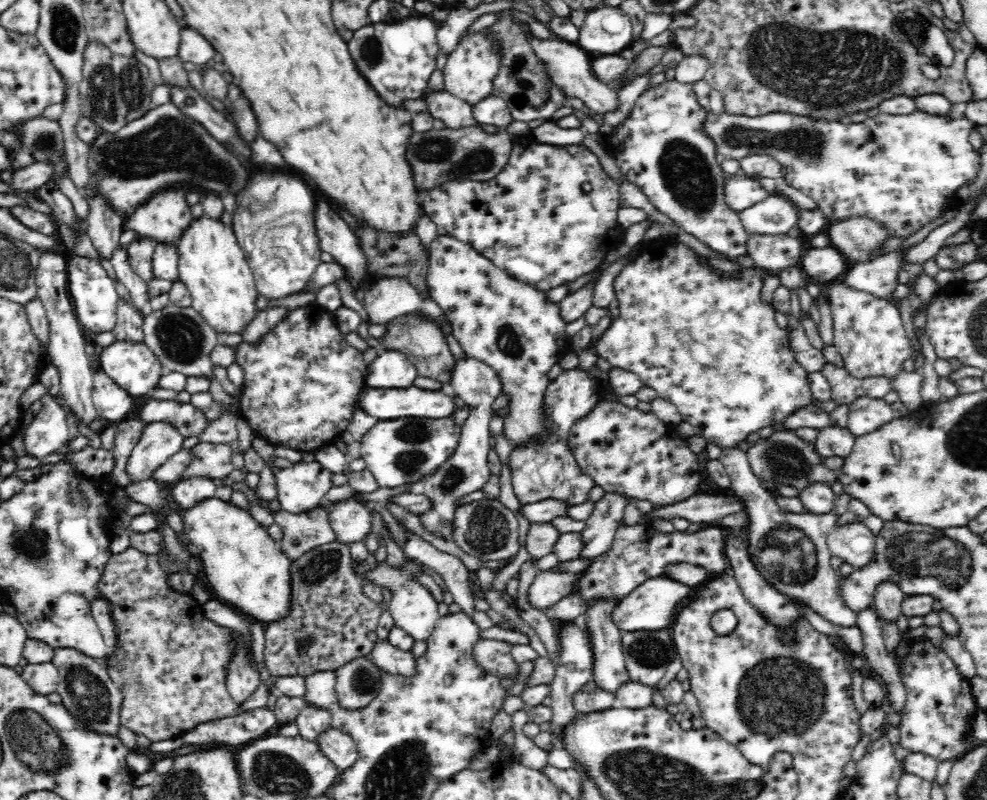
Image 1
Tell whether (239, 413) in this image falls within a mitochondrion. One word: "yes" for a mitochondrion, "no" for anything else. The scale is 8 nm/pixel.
no

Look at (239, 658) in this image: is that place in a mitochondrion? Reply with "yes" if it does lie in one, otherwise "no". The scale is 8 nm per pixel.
no

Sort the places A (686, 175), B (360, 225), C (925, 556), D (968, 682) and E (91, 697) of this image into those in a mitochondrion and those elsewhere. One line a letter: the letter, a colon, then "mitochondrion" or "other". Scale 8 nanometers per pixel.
A: mitochondrion
B: other
C: mitochondrion
D: other
E: mitochondrion

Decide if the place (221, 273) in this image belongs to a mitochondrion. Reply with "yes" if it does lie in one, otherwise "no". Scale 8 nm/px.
no

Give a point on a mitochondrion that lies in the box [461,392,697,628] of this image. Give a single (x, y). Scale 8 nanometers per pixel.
(488, 530)

